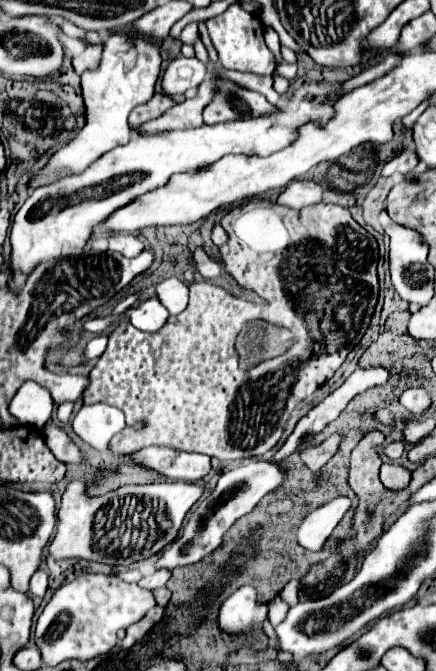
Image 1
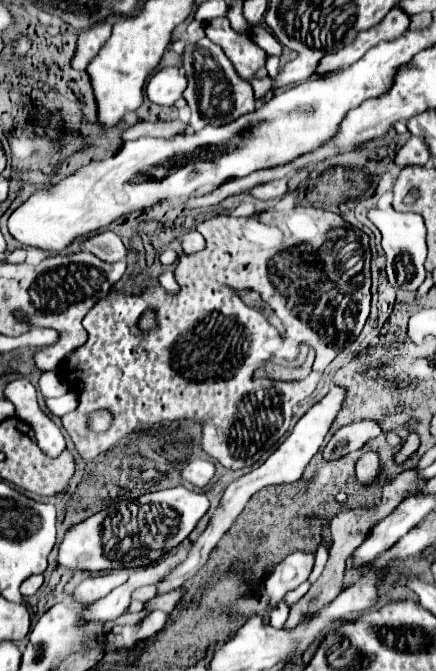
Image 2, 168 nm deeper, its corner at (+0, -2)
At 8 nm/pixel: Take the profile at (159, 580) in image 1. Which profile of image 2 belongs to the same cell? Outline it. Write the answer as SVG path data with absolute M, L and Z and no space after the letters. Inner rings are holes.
M155 585L144 586L132 593L132 599L146 603L156 595L157 588Z

